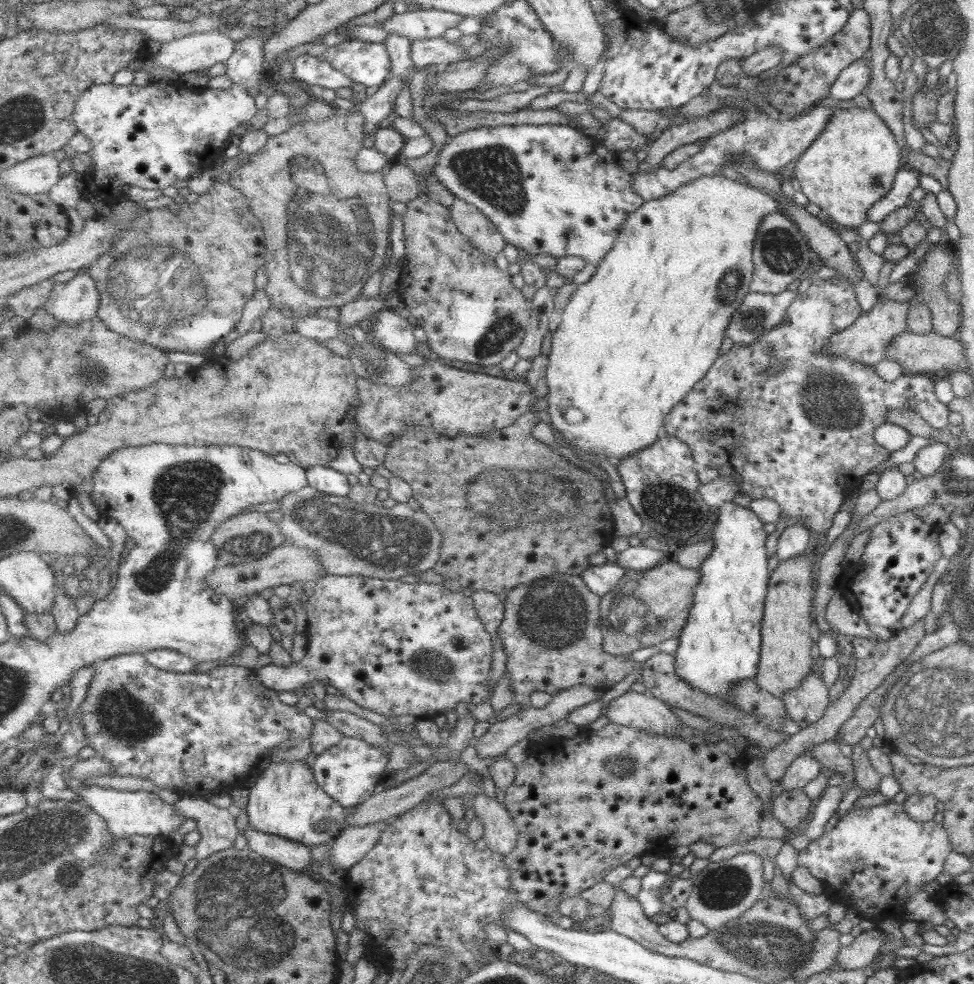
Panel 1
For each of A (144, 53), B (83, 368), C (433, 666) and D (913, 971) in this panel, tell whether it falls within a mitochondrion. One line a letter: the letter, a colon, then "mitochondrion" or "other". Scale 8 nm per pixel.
A: other
B: mitochondrion
C: mitochondrion
D: other

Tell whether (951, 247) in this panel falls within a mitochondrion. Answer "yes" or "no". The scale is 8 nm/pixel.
no

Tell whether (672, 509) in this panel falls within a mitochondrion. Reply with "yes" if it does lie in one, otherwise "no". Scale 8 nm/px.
yes

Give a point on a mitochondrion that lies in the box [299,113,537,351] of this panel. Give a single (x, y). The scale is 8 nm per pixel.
(492, 174)

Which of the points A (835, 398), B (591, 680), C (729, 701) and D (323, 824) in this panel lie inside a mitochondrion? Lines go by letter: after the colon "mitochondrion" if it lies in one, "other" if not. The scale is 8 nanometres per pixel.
A: mitochondrion
B: other
C: other
D: mitochondrion

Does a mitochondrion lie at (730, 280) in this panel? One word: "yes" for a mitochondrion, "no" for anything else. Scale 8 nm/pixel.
yes

